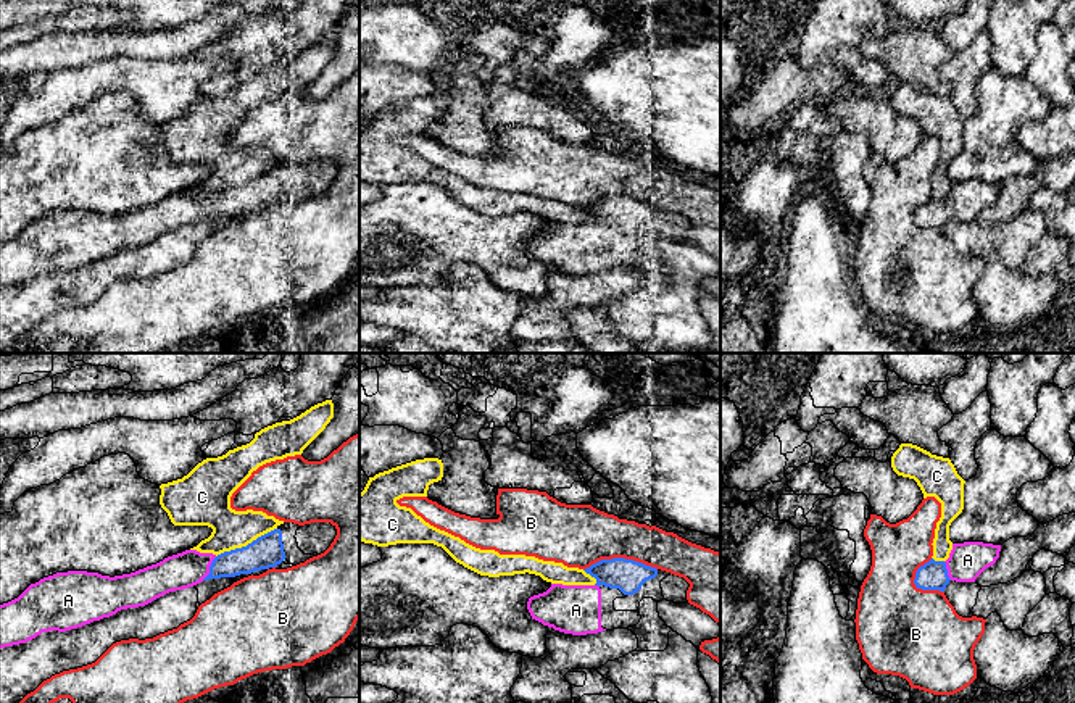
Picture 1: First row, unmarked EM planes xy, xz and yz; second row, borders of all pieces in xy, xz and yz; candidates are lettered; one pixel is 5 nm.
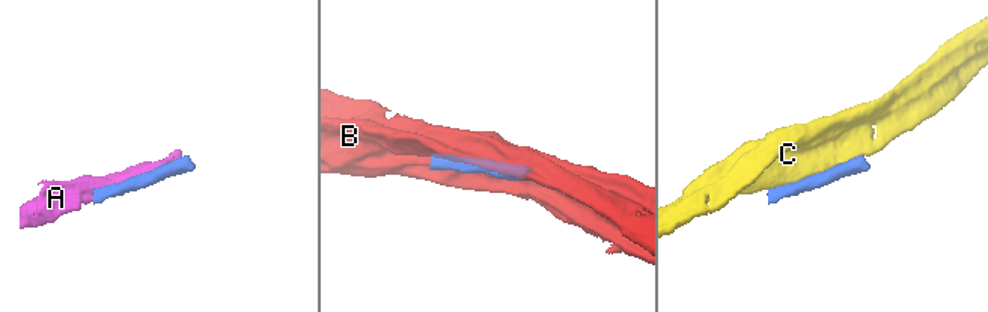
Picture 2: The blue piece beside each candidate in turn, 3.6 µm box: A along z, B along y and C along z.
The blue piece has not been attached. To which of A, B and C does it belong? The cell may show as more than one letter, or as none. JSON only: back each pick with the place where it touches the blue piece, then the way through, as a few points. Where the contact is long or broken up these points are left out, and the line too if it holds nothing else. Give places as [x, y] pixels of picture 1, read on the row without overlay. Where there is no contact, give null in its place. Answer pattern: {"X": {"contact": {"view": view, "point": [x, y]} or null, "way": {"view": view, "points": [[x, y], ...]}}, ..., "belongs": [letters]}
{"A": {"contact": {"view": "xy", "point": [210, 207]}}, "belongs": ["A"]}

